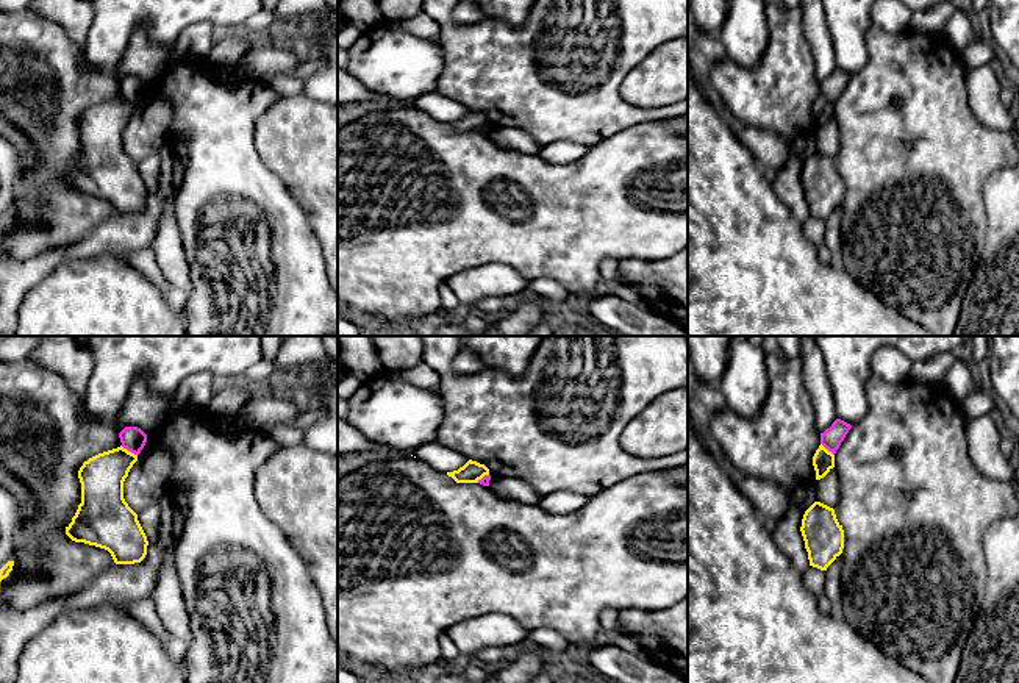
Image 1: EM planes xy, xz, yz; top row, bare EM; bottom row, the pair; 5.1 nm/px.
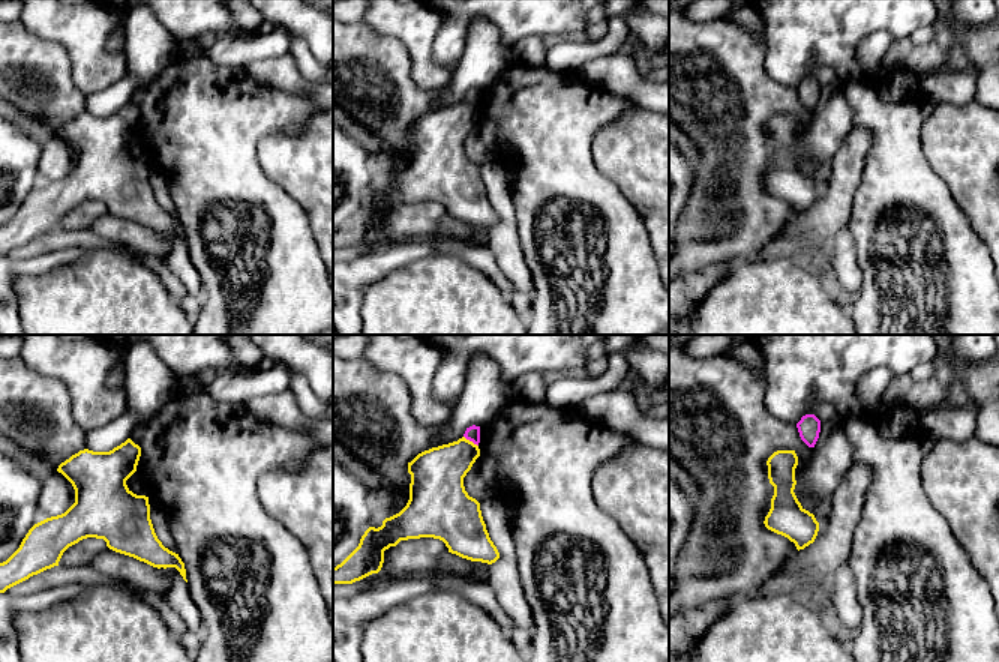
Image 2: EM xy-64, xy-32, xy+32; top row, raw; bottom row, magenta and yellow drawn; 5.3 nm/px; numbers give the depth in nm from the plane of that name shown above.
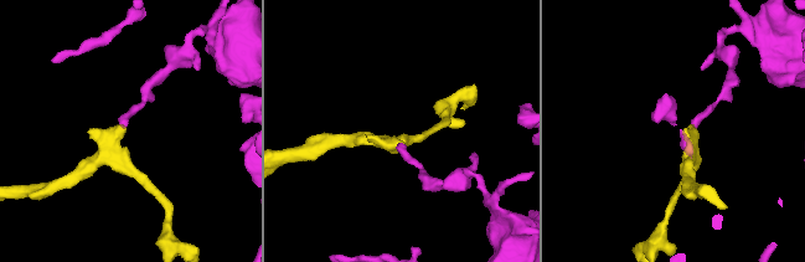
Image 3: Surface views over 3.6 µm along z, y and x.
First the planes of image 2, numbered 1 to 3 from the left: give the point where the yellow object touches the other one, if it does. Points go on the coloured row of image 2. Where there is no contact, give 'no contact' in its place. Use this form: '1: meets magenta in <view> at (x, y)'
1: no contact
2: meets magenta in xy-32 at (471, 440)
3: no contact

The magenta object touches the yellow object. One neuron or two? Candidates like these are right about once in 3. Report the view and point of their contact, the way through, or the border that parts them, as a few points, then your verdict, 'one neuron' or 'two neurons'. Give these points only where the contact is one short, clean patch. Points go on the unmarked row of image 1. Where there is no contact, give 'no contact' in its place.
xy (128, 100) | along xy (121, 96), (136, 105) | two neurons

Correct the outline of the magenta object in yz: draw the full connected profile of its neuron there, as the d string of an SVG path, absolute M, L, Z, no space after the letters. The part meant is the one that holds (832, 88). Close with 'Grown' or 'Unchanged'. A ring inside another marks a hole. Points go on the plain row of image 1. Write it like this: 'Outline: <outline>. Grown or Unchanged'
Outline: M836 69L830 78L821 83L821 94L835 105L850 78L850 73Z. Unchanged

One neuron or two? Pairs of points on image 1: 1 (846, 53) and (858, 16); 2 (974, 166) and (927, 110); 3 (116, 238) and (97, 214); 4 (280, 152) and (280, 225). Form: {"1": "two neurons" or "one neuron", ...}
{"1": "one neuron", "2": "one neuron", "3": "two neurons", "4": "two neurons"}

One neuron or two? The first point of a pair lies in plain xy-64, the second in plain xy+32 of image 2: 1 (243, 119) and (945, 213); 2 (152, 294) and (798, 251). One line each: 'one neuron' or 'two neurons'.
1: one neuron
2: two neurons

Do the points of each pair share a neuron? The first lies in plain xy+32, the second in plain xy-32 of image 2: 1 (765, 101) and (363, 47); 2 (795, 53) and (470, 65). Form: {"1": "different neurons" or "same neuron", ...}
{"1": "same neuron", "2": "different neurons"}

